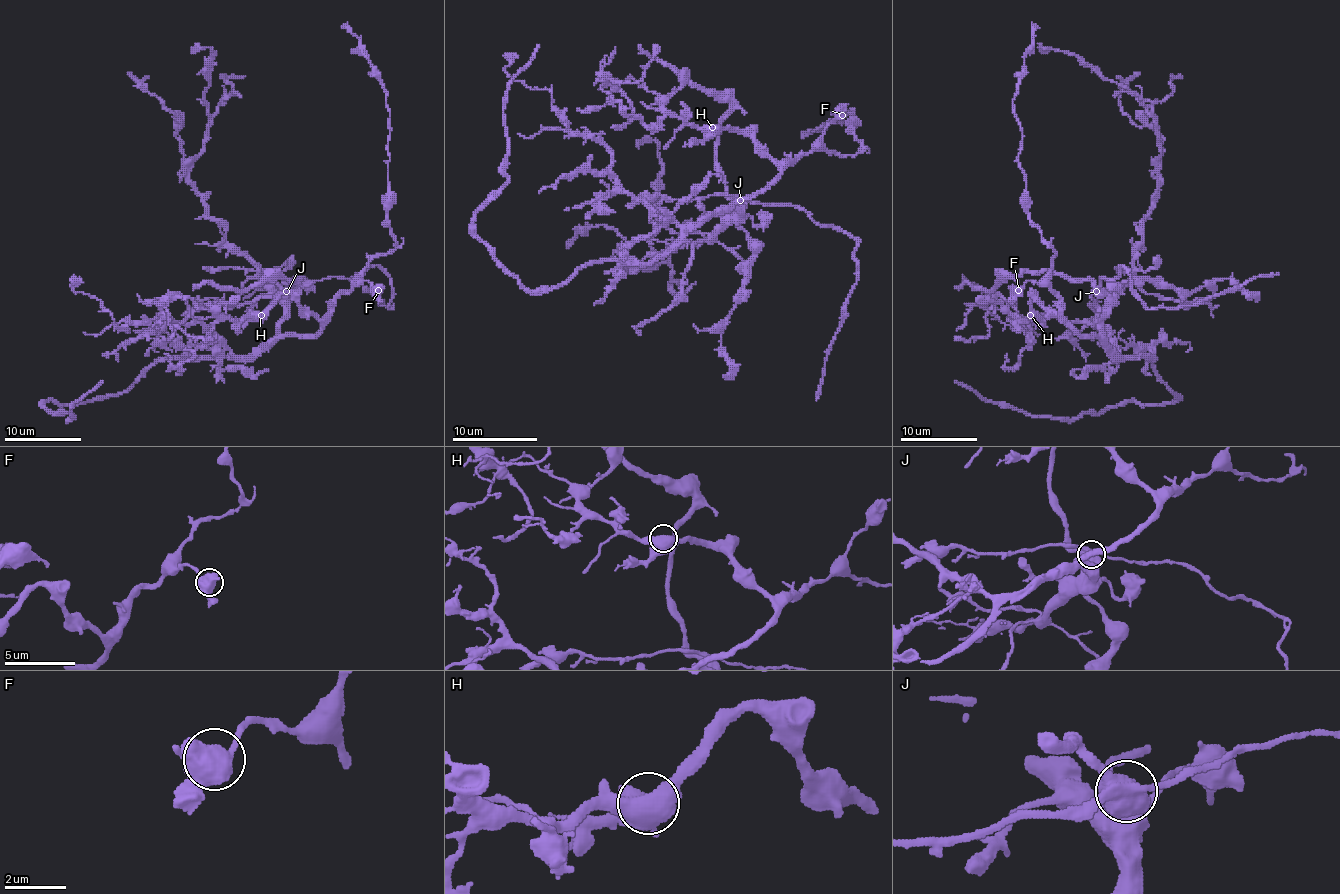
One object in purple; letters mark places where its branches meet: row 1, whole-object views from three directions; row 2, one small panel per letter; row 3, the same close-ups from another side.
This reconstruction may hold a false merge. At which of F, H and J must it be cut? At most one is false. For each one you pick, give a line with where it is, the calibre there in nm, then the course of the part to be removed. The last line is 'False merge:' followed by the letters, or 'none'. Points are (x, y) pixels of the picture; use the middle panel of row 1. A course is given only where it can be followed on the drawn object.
False merge: none

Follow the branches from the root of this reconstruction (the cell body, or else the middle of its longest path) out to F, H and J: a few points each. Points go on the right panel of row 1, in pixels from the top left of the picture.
F: (1117, 354), (1099, 336), (1082, 336), (1063, 315), (1063, 303), (1047, 286), (1028, 280), (1018, 290)
H: (1117, 354), (1099, 336), (1080, 336), (1053, 315), (1034, 292), (1030, 315)
J: (1117, 354), (1103, 334), (1105, 300), (1095, 292)

